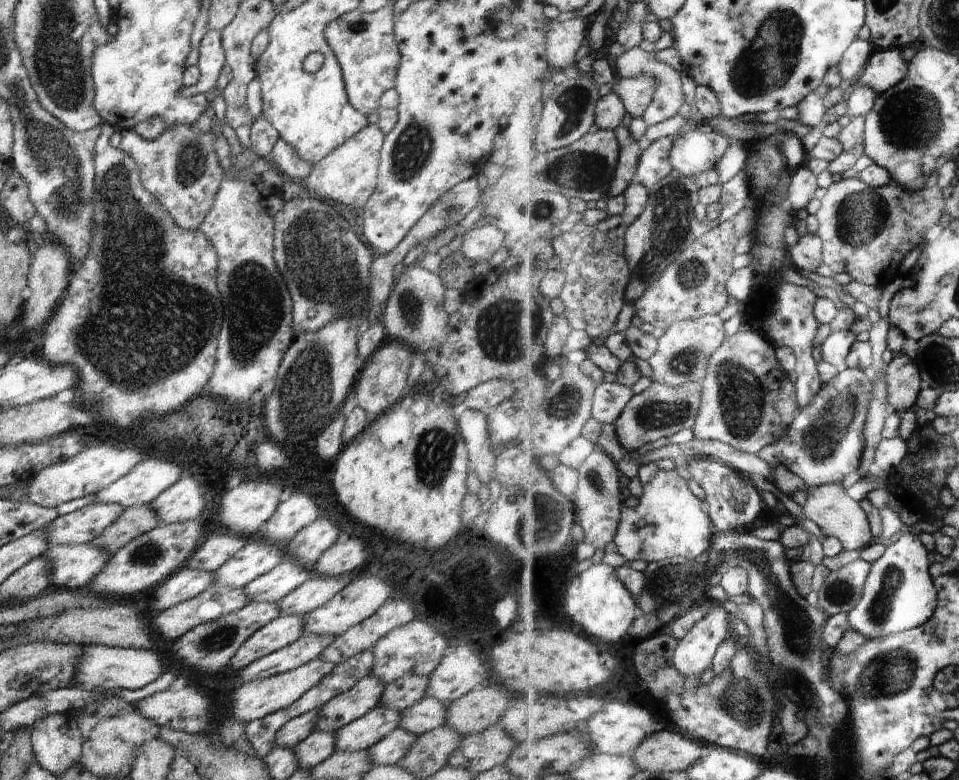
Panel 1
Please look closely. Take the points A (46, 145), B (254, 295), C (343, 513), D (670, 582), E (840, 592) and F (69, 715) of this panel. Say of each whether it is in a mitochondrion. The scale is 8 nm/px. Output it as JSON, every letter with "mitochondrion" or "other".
{"A":"mitochondrion","B":"mitochondrion","C":"other","D":"mitochondrion","E":"mitochondrion","F":"other"}

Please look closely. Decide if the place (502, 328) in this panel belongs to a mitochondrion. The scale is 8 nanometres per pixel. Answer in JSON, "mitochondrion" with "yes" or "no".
{"mitochondrion":"yes"}

